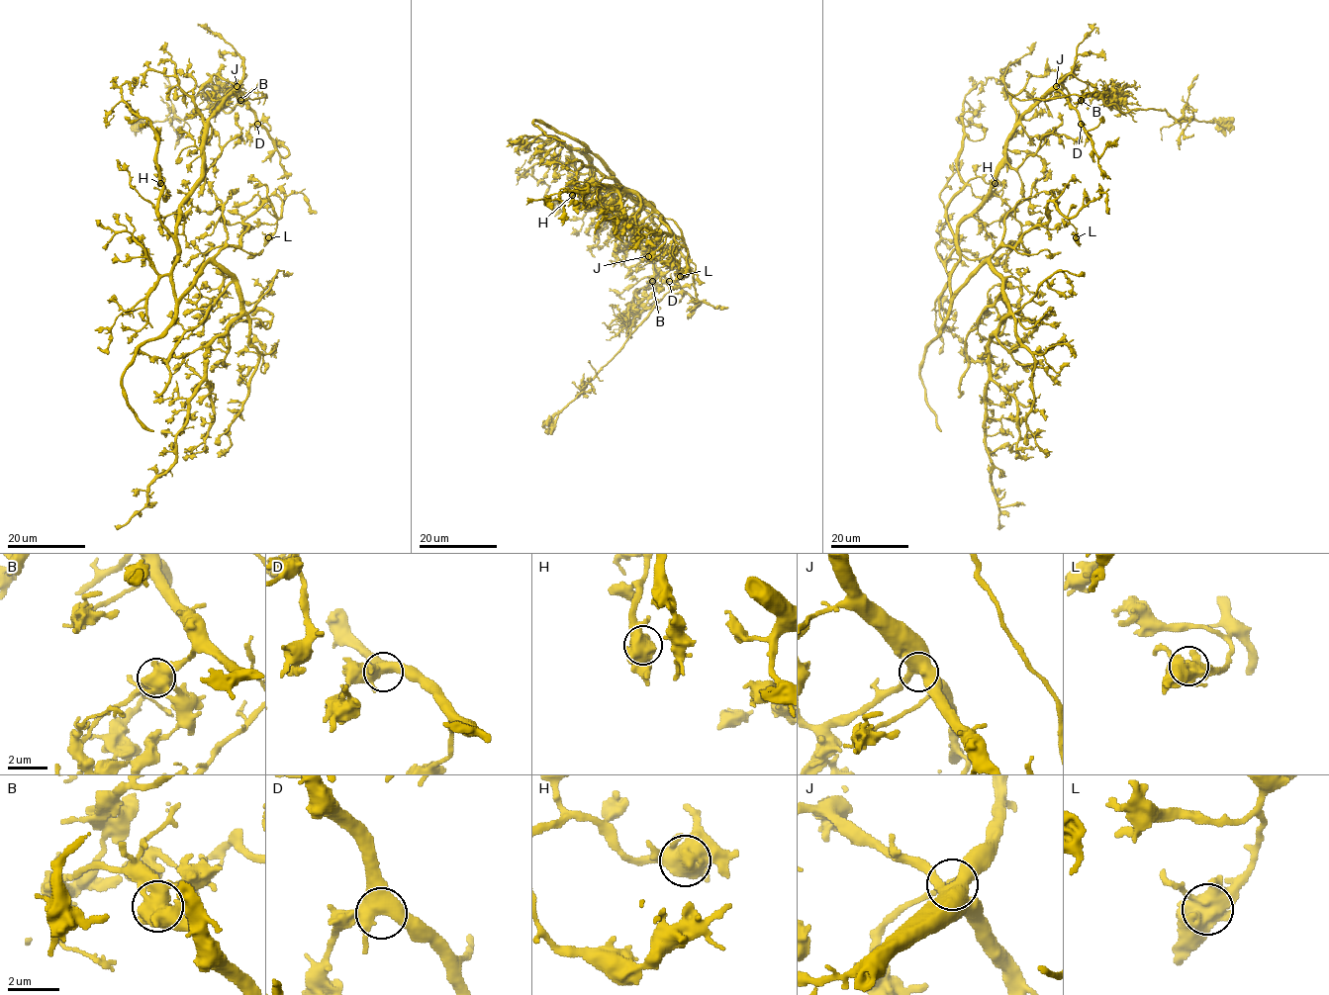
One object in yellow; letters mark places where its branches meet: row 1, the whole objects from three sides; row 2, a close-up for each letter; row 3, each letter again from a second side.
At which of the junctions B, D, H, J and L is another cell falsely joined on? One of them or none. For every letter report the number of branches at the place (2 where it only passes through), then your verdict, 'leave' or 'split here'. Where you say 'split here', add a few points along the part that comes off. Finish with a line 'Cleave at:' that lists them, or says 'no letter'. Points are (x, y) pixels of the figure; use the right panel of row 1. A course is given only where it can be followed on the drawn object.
B: branches 6; split here; course (1081, 99), (1090, 94), (1119, 99), (1128, 108), (1165, 109), (1177, 119), (1217, 121), (1218, 130), (1225, 136)
D: branches 5; leave
H: branches 5; leave
J: branches 4; leave
L: branches 5; leave
Cleave at: B

